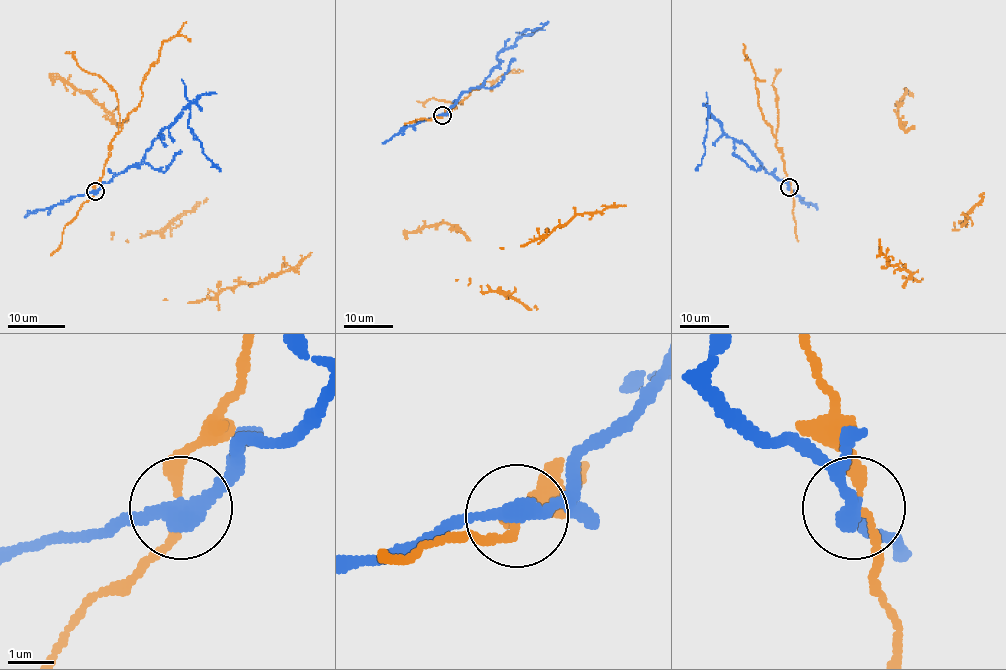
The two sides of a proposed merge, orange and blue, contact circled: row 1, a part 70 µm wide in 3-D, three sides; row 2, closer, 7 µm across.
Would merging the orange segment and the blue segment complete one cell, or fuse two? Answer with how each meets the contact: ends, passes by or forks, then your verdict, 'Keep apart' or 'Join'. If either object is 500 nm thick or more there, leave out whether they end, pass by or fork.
At the ring orange passes by. At the ring blue passes by. Keep apart

